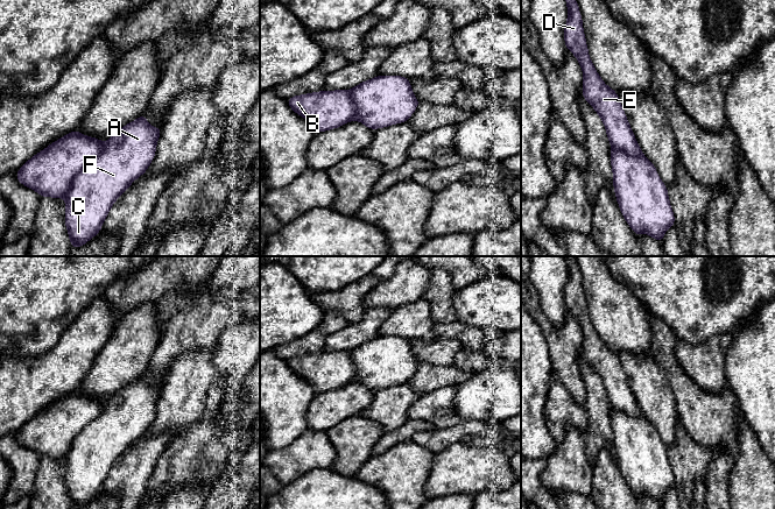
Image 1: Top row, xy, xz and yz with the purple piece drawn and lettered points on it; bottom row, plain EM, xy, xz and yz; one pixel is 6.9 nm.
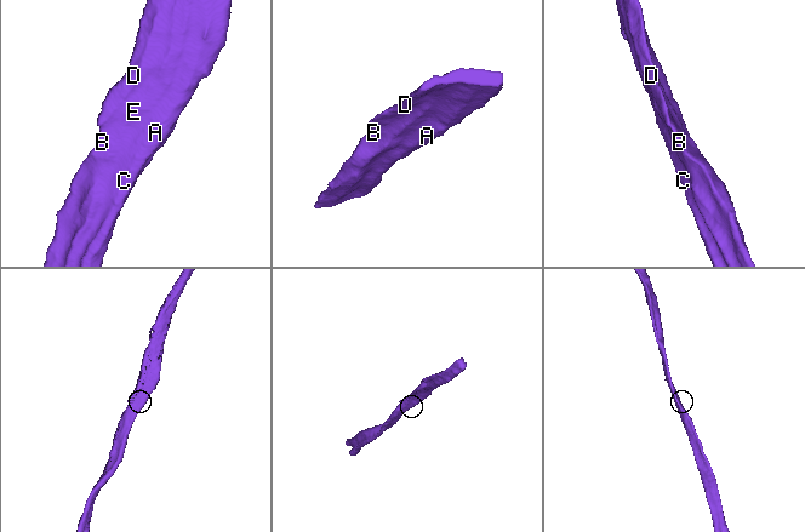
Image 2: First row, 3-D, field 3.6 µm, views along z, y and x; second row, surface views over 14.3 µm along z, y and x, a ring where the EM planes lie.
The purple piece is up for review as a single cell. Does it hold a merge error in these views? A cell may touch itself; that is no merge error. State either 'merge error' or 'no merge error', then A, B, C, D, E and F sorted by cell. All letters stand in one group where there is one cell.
merge error; groups A C F / B D E

